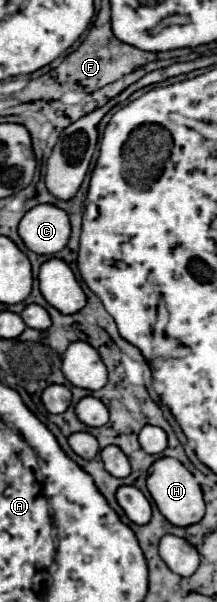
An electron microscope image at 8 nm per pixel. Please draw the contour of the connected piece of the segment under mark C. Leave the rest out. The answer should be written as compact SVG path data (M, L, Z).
M51 204L31 208L19 222L19 236L35 254L57 254L67 246L69 234L67 212Z

